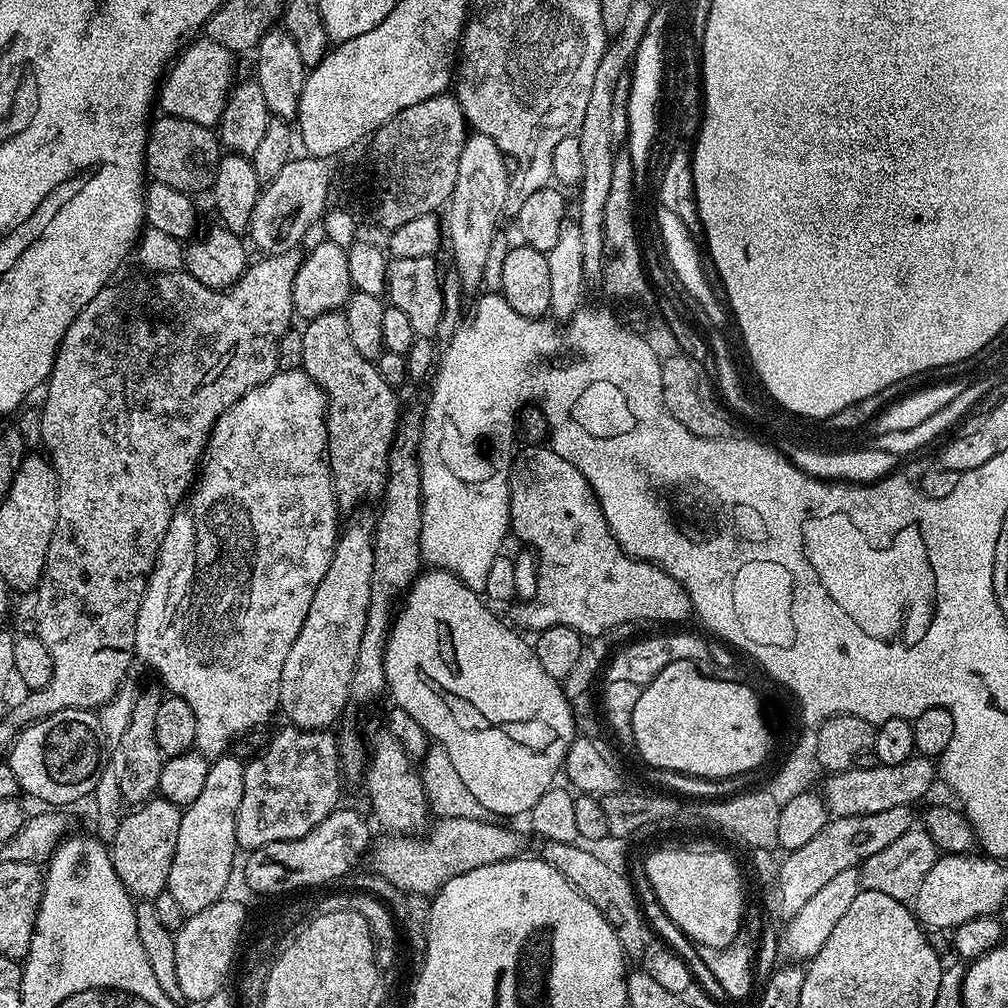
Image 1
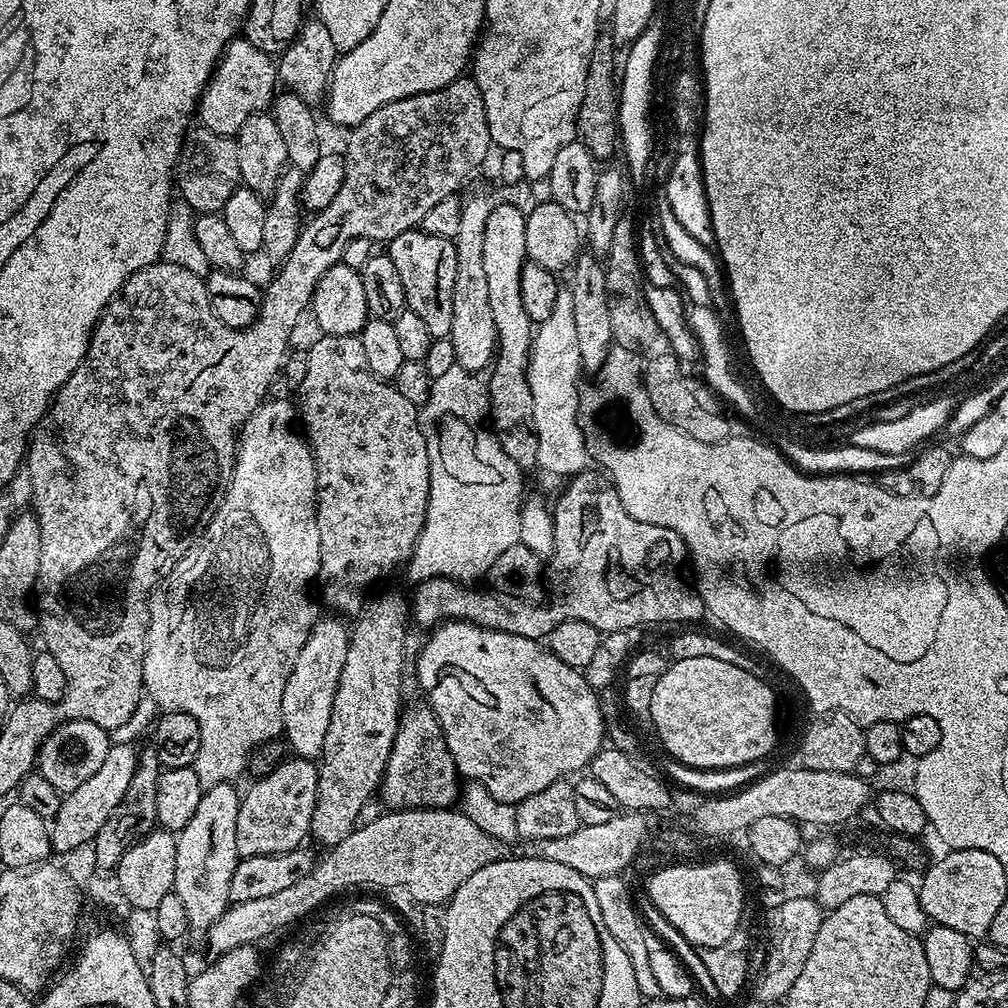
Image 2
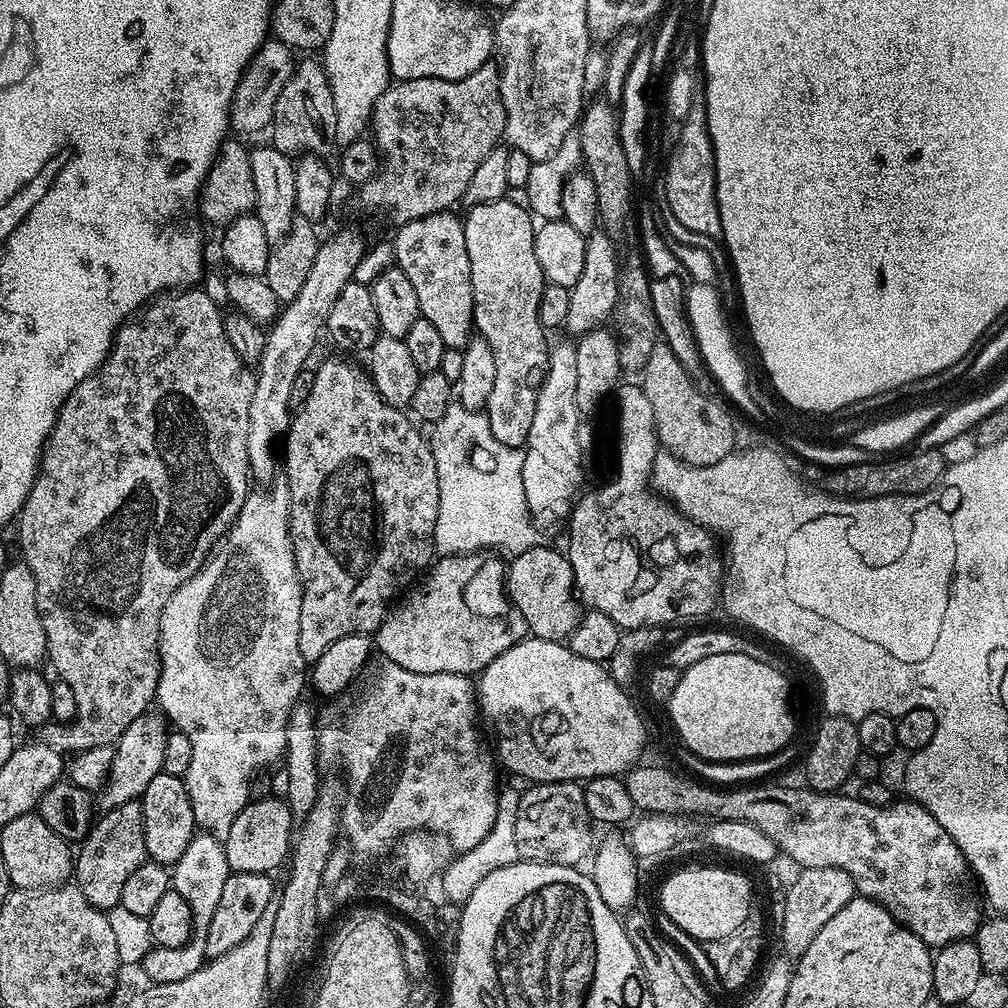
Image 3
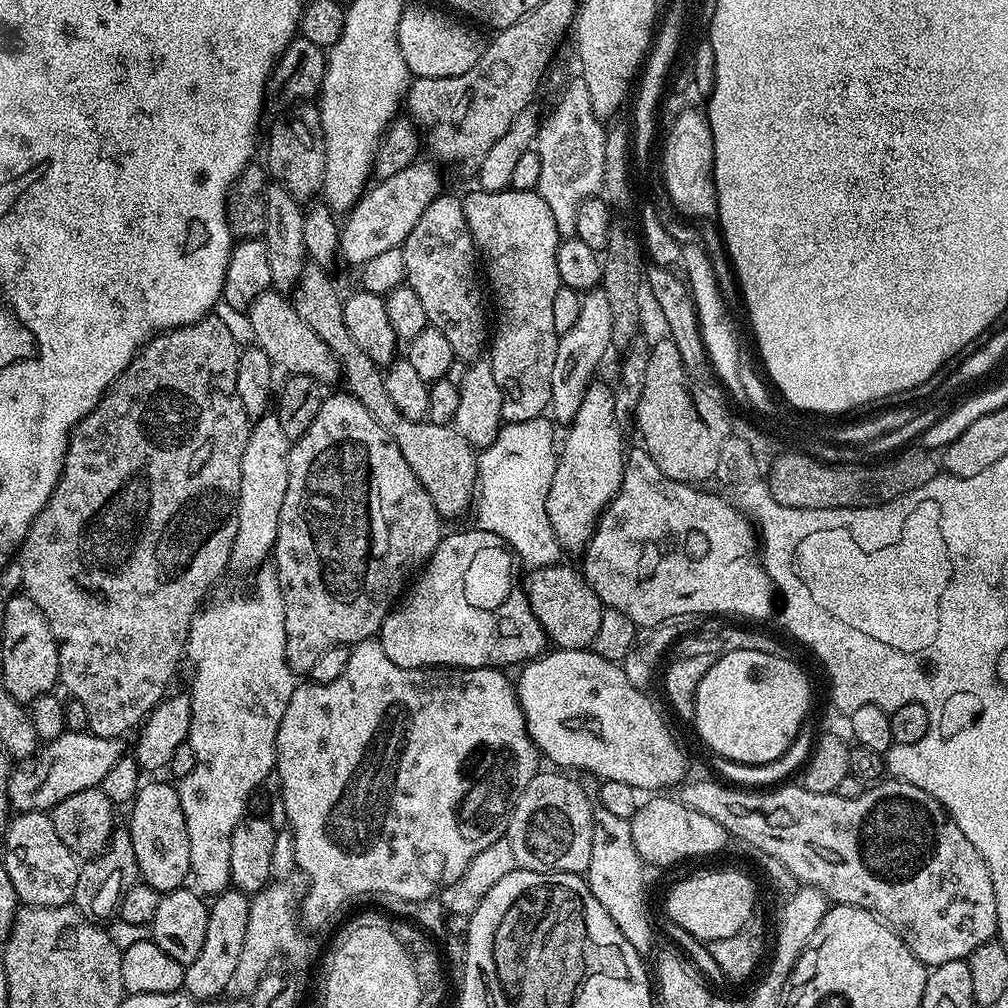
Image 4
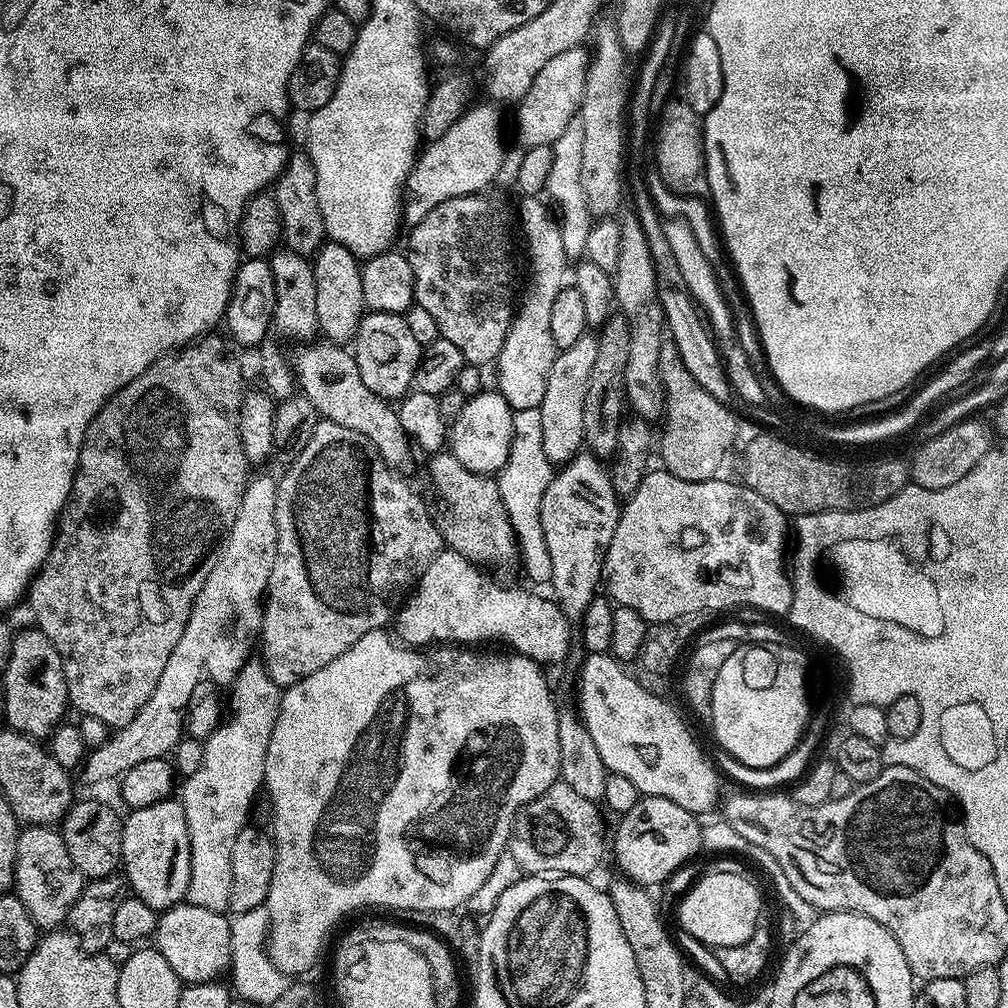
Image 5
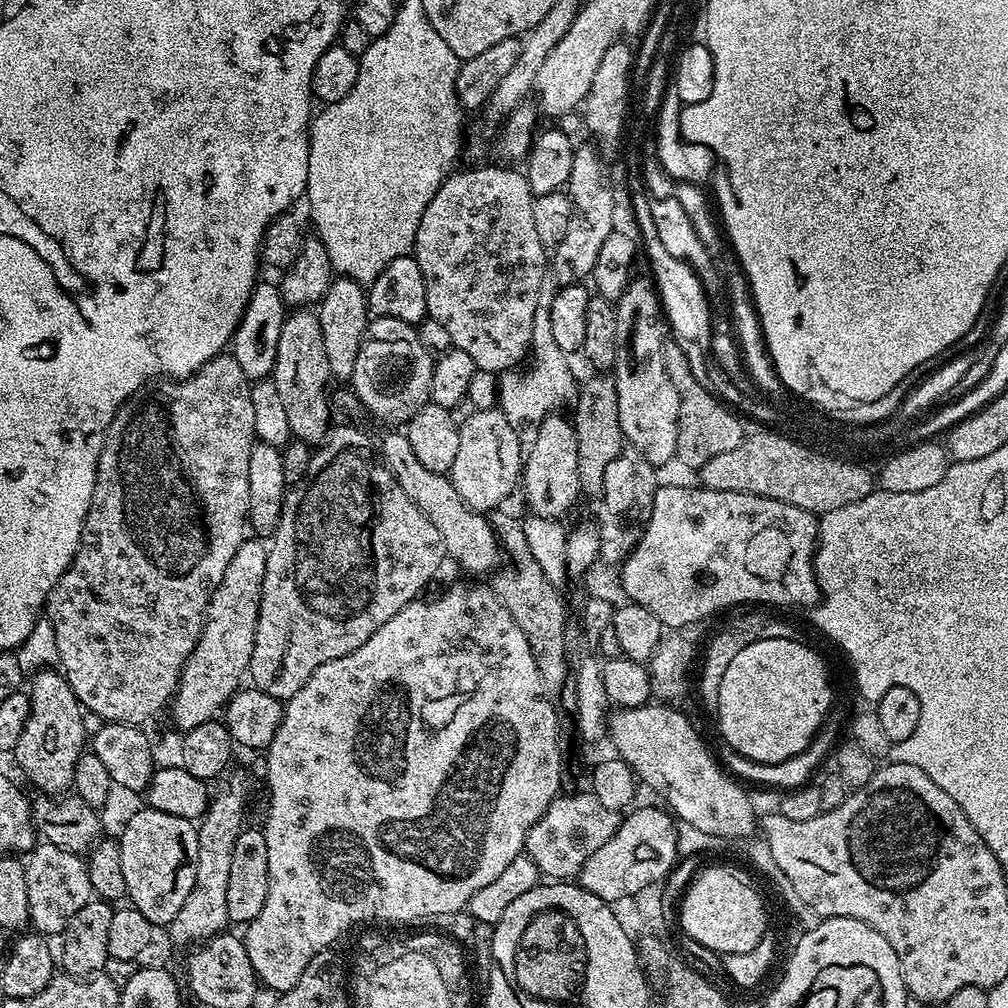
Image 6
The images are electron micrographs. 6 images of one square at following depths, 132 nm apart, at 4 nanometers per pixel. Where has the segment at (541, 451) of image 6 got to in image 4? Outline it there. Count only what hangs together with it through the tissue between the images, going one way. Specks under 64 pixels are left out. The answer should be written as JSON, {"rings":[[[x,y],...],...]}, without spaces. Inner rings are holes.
{"rings":[[[603,287],[593,288],[580,298],[578,318],[570,330],[559,333],[556,342],[556,353],[550,361],[546,372],[546,400],[550,405],[550,416],[557,425],[571,424],[574,414],[578,414],[578,406],[582,406],[582,394],[589,384],[593,383],[596,367],[604,360],[612,343],[612,319],[610,301],[606,298]]]}

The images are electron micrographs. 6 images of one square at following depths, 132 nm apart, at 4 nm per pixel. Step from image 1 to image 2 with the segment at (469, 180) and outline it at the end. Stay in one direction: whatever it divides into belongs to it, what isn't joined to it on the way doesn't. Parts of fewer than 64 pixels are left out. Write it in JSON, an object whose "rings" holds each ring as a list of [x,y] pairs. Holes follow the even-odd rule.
{"rings":[[[480,192],[469,200],[463,201],[462,223],[456,235],[456,253],[458,270],[454,270],[454,302],[452,313],[454,322],[450,322],[450,334],[446,339],[454,342],[456,367],[480,374],[483,368],[493,367],[498,356],[498,330],[494,326],[494,310],[490,310],[490,289],[486,283],[486,254],[482,246],[486,243],[486,222],[494,207],[486,193]]]}

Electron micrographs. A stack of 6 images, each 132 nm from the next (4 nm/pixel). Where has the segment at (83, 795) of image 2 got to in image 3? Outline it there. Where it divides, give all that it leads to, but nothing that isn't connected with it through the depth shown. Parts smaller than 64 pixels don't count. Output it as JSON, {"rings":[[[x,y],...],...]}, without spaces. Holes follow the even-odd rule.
{"rings":[[[145,714],[134,718],[130,726],[120,735],[114,747],[114,762],[108,775],[108,780],[98,793],[98,804],[101,809],[107,810],[114,806],[122,806],[122,802],[140,800],[143,797],[146,786],[150,786],[150,778],[154,778],[164,771],[162,757],[166,751],[166,738],[170,731],[165,717],[160,714]]]}

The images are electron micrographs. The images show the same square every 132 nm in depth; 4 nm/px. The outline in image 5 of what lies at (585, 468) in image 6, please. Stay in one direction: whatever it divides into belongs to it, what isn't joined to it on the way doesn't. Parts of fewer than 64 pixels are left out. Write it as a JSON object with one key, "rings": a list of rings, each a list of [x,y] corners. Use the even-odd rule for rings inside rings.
{"rings":[[[613,314],[599,329],[598,354],[594,357],[594,370],[590,370],[590,382],[586,386],[586,402],[582,406],[583,447],[594,456],[611,457],[618,446],[618,430],[622,417],[625,415],[623,412],[626,412],[624,371],[626,370],[626,357],[629,354],[628,323],[624,321],[623,316]]]}

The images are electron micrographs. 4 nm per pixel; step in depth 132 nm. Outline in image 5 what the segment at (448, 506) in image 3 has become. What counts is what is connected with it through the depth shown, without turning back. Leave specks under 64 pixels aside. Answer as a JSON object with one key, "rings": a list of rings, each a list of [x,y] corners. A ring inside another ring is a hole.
{"rings":[[[535,408],[515,413],[512,417],[510,454],[506,458],[506,466],[498,473],[498,483],[506,514],[516,531],[518,556],[522,564],[524,560],[524,572],[530,579],[544,582],[551,581],[552,571],[550,550],[546,550],[546,538],[542,534],[540,511],[542,494],[546,494],[546,486],[550,486],[553,475],[554,466],[546,458],[546,450],[542,450],[542,414]]]}

